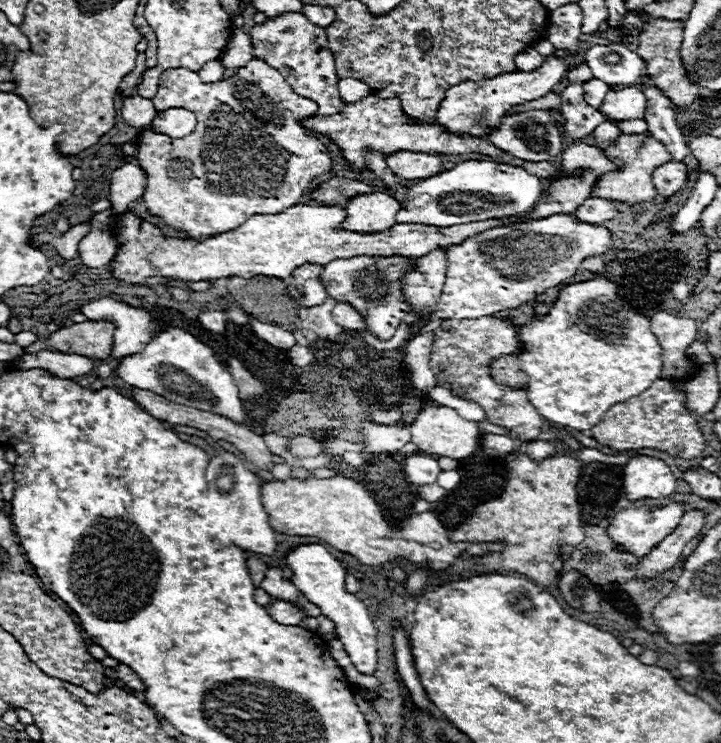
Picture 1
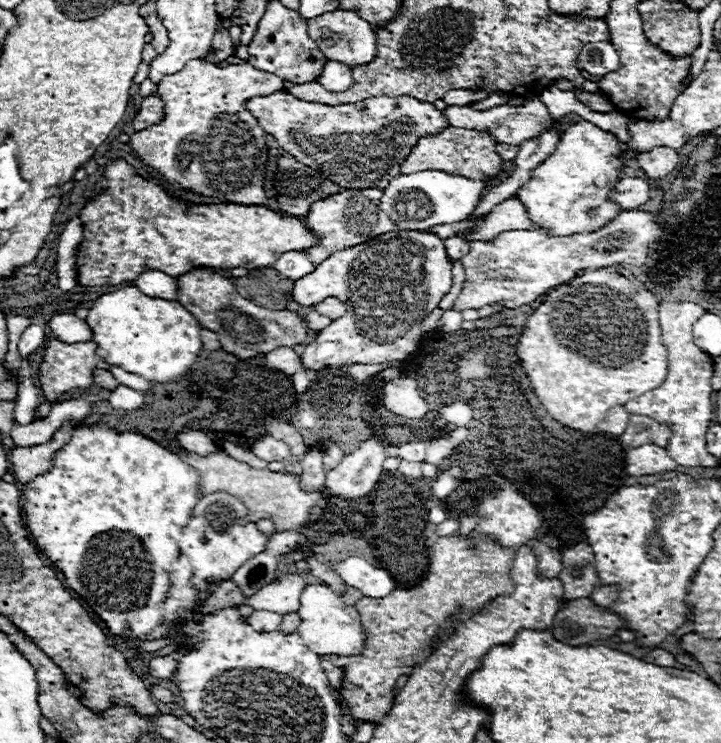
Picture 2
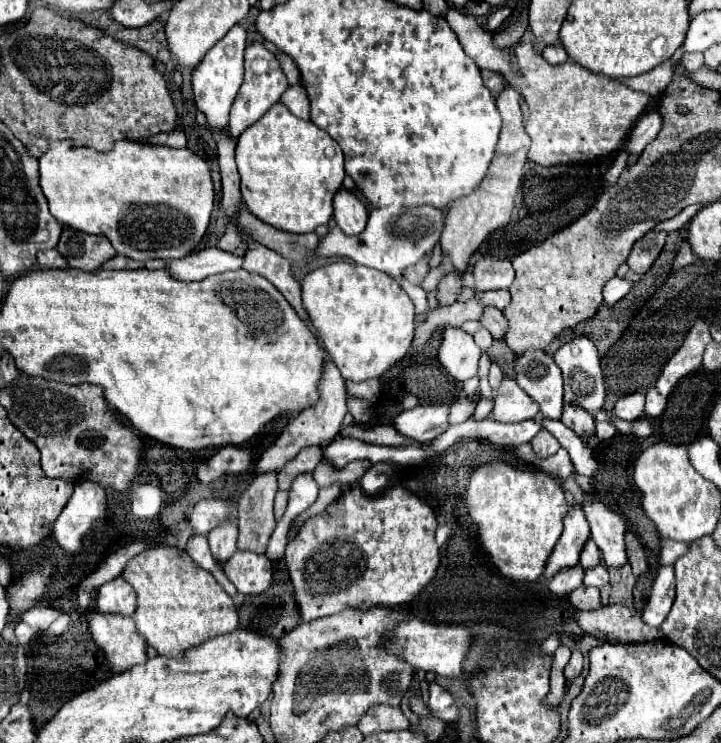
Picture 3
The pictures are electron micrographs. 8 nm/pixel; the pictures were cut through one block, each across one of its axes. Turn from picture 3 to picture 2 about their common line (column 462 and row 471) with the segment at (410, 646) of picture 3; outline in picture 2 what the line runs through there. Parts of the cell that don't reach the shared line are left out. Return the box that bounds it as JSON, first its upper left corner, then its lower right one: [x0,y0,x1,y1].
[626,444,676,476]

